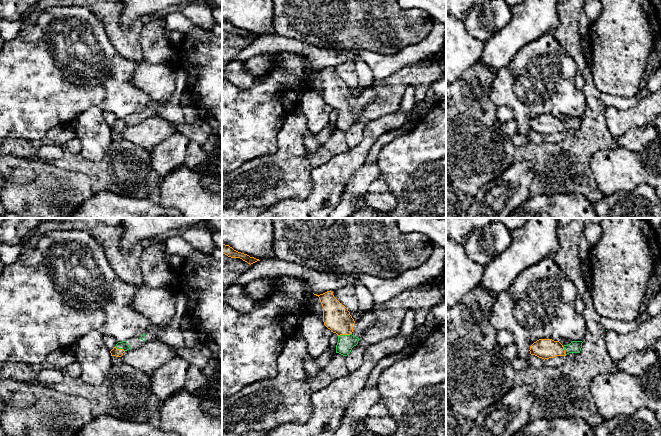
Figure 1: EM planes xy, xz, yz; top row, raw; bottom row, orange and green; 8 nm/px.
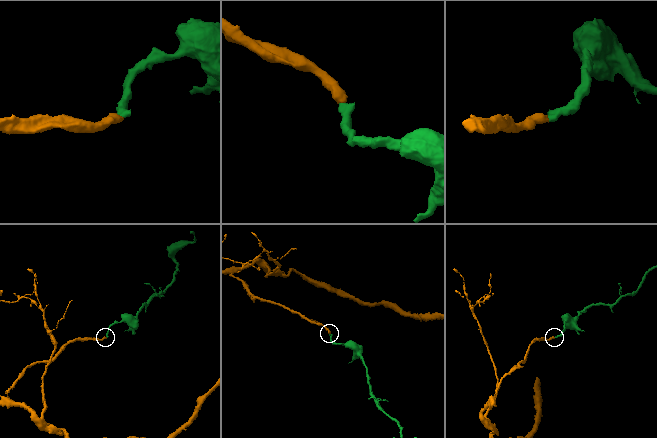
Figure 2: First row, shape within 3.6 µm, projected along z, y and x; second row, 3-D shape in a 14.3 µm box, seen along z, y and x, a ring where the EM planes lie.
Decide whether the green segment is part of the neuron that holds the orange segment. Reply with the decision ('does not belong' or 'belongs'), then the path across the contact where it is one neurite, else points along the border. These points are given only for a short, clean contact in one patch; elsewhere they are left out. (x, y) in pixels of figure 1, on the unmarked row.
belongs; runs through xz (336, 93), (344, 105), (344, 110), (345, 119)

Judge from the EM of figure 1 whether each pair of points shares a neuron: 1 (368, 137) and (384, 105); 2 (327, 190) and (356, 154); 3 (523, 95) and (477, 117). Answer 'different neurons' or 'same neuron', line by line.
1: different neurons
2: same neuron
3: different neurons

